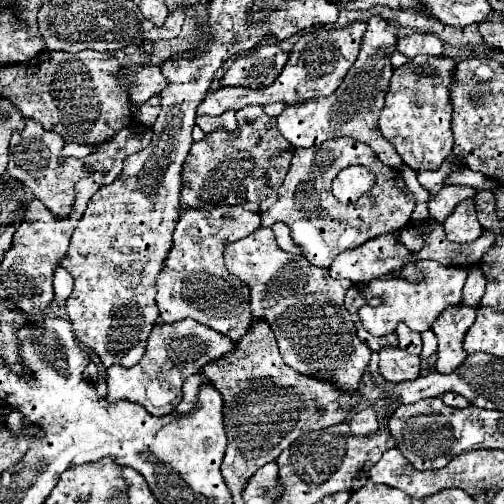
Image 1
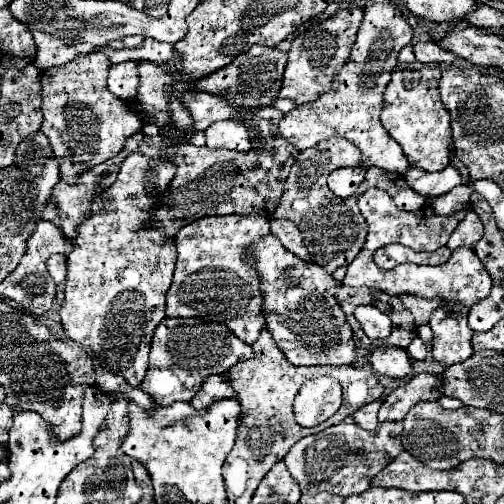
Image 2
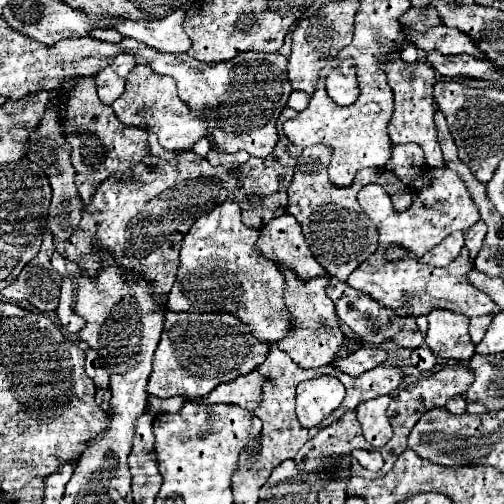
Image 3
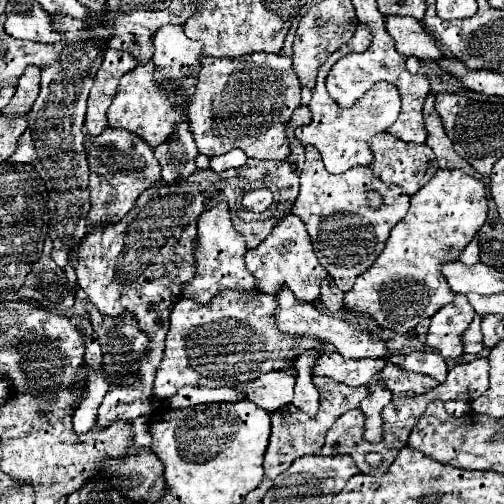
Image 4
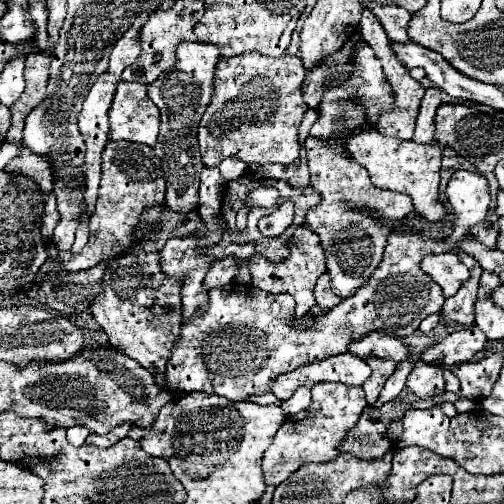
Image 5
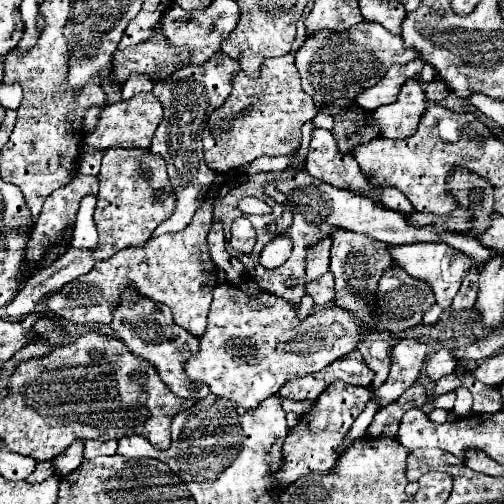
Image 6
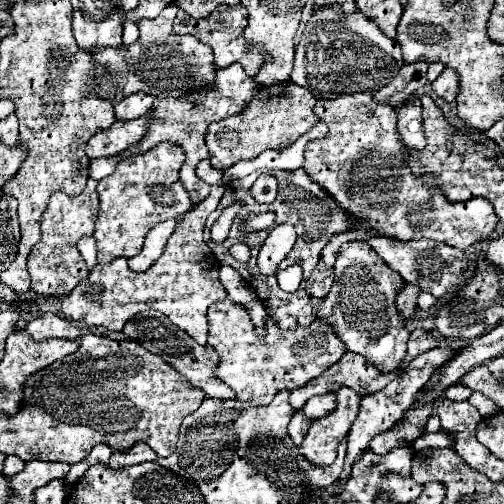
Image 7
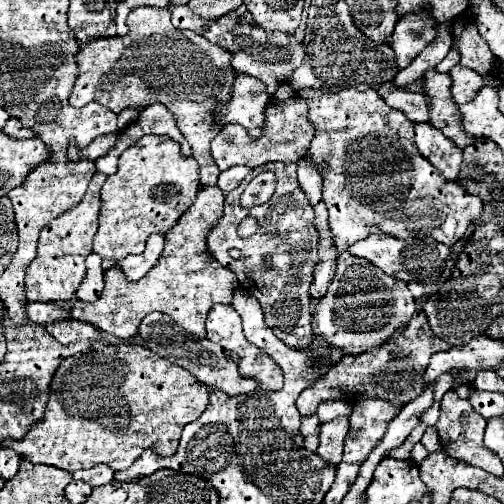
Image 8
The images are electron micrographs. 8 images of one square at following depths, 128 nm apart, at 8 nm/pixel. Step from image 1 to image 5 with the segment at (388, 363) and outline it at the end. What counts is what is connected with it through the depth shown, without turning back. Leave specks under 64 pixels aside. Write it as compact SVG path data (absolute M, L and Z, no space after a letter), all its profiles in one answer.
M350 352L332 356L322 362L312 362L294 372L278 376L272 392L280 400L288 400L298 386L312 388L318 382L342 382L348 386L362 386L370 376L370 368L364 359L352 356Z

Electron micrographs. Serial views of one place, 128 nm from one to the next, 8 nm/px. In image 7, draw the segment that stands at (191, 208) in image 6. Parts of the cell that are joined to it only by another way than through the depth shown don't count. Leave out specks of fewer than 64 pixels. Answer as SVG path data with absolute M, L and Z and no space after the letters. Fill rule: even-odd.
M232 64L228 68L220 68L216 70L216 82L210 86L210 88L200 88L196 92L190 94L190 98L186 100L172 100L172 98L166 98L166 100L154 100L152 108L150 108L150 116L152 116L152 126L148 126L148 134L144 134L144 140L140 140L140 144L134 144L132 148L128 148L128 152L122 152L118 158L116 156L110 156L110 158L100 158L100 160L94 160L90 164L90 178L94 180L102 180L104 176L112 174L116 164L120 162L120 158L124 156L130 156L130 154L140 154L140 152L146 152L150 148L154 148L158 142L164 142L164 140L170 140L174 144L178 144L184 152L186 152L186 164L182 166L182 172L180 172L180 182L184 184L184 188L188 190L190 198L194 204L198 204L200 200L204 200L208 194L210 194L210 186L204 184L198 176L196 176L196 164L204 158L208 158L208 148L204 144L204 136L206 136L206 130L212 122L220 122L228 116L234 116L234 114L240 114L244 112L244 108L248 106L248 100L252 100L254 92L260 90L260 84L256 84L240 64ZM180 218L170 220L170 222L160 222L158 226L154 226L154 228L148 232L142 252L140 252L138 256L134 256L134 258L128 260L130 270L134 270L134 272L146 272L146 270L162 256L162 252L164 252L164 248L166 248L166 242L168 242L170 234L174 232L178 220L180 220Z

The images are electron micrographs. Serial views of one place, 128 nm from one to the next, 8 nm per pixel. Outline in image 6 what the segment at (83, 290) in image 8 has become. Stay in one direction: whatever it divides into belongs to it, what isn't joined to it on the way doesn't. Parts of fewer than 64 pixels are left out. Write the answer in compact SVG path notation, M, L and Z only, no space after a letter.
M86 196L80 204L76 226L74 226L74 236L72 236L72 246L74 248L86 248L92 250L98 244L98 232L94 224L94 208L96 208L96 196Z

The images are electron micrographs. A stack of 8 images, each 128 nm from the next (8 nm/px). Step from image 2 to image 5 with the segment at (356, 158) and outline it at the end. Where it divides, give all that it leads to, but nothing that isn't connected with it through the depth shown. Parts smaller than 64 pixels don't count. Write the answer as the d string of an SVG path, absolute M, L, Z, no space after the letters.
M308 136L304 142L304 148L308 152L308 168L310 168L310 184L322 194L320 206L312 208L306 216L306 224L312 232L320 236L320 242L326 250L326 266L328 274L332 278L332 292L340 296L342 300L348 296L354 296L358 288L370 280L376 266L382 262L386 238L392 232L390 226L384 222L376 222L372 216L360 214L352 206L368 206L370 210L376 210L382 220L386 222L398 222L400 218L406 218L408 212L414 210L410 196L376 188L366 168L356 164L346 152L340 154L340 148L332 150L332 144L320 144L316 136Z

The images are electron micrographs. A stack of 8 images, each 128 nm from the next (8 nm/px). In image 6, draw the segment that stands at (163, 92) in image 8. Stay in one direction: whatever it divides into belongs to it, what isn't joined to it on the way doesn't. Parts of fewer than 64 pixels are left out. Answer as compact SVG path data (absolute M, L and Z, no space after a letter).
M158 22L152 36L136 46L112 54L112 78L124 84L132 74L146 74L152 82L166 82L176 70L188 66L188 48L172 48Z

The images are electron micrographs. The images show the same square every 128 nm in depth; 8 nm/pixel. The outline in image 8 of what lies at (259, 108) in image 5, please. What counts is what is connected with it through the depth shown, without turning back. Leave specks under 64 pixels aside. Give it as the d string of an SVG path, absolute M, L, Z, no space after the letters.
M292 96L286 102L278 102L274 100L274 106L268 104L266 108L266 124L264 130L266 134L258 140L252 140L248 136L248 132L238 126L238 124L226 124L214 140L212 140L212 156L218 164L220 170L228 170L230 166L242 164L248 168L258 168L264 166L268 162L298 162L300 156L304 156L304 152L308 150L308 144L312 142L314 136L314 126L308 122L308 102L302 100L300 96Z

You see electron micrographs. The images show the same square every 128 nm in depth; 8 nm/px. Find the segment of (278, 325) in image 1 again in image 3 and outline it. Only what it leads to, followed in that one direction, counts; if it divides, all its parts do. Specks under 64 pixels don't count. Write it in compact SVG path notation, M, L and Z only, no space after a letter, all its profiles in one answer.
M280 268L280 272L286 278L286 292L284 300L292 316L292 330L288 332L286 338L278 340L278 348L284 350L300 368L318 368L324 364L332 364L334 356L342 352L344 346L344 334L340 330L340 322L334 310L332 300L326 296L326 286L328 286L328 276L318 276L310 282L302 282L296 278L292 270Z

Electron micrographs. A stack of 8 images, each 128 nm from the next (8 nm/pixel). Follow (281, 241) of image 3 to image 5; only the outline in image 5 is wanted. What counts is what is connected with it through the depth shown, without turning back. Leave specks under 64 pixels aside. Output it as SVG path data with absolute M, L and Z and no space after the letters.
M298 228L294 238L290 240L290 248L292 254L288 260L280 262L280 264L272 264L262 256L252 256L248 260L250 272L252 272L252 286L260 288L264 292L272 292L272 294L292 294L296 300L296 316L306 316L312 308L314 308L314 284L318 280L320 274L326 272L326 256L324 256L324 248L320 244L320 240L316 238L316 234L310 232L310 228Z

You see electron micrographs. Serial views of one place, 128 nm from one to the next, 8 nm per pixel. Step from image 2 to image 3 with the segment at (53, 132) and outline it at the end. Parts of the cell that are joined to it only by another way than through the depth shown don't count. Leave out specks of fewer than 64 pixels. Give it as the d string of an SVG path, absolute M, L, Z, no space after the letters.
M84 76L76 80L76 88L72 96L62 104L60 108L64 116L64 128L66 128L66 140L72 146L72 164L76 168L76 188L84 200L84 204L90 204L98 184L102 180L110 178L114 172L120 176L128 174L134 176L132 168L150 154L148 150L148 132L142 128L126 126L122 124L110 106L104 106L98 100L96 84L92 76Z

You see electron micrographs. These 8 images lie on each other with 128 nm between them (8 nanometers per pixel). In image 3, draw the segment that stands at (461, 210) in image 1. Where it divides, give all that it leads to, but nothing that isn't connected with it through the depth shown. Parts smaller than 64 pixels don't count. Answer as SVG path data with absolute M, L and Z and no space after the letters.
M480 220L476 222L474 226L470 226L466 232L464 232L464 238L466 238L466 248L470 250L470 260L476 258L478 250L482 248L482 240L486 236L486 224Z

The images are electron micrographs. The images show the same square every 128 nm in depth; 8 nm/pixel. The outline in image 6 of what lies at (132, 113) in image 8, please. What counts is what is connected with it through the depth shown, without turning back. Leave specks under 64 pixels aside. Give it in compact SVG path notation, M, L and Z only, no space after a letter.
M134 74L130 76L128 84L122 86L122 100L130 100L132 96L140 94L140 92L152 92L154 84L148 76L140 76L140 74Z

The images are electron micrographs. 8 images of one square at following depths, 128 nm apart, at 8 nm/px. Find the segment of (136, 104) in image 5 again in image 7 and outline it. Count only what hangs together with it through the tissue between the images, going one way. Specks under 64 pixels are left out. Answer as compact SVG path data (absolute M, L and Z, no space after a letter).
M150 114L138 118L138 120L128 120L128 122L114 122L112 128L102 130L94 134L88 144L86 144L86 156L90 160L102 158L102 156L116 156L128 146L136 144L142 140L144 132L150 126Z

